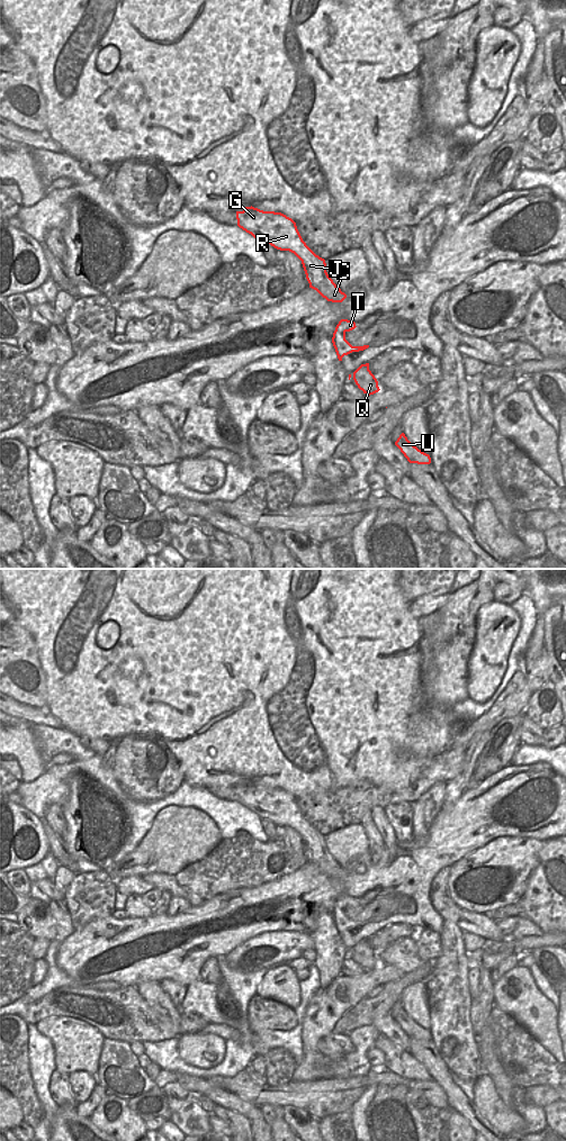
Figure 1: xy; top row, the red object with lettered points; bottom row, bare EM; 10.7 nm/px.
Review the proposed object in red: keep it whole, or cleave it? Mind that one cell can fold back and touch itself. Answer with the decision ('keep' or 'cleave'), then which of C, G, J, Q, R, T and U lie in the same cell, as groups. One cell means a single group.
cleave; C G J R T / Q U

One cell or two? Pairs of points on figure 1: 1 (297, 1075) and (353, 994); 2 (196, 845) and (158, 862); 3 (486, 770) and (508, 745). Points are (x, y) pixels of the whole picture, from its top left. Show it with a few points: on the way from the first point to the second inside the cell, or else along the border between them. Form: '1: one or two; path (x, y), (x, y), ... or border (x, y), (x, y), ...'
1: one; path (311, 1055), (311, 1037), (333, 1014)
2: one; path (187, 845), (174, 845), (167, 853)
3: one; path (488, 764), (502, 751)

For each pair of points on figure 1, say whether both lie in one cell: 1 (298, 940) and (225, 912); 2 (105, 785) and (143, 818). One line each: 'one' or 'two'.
1: two
2: one

